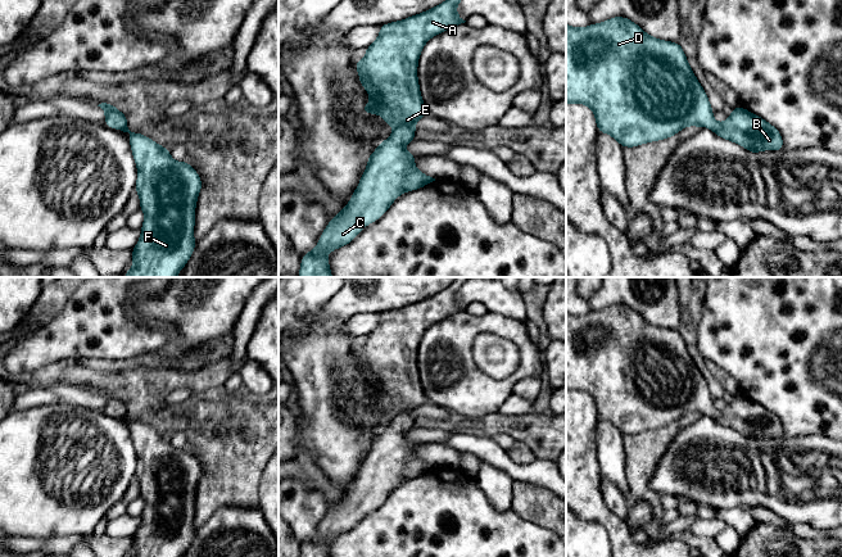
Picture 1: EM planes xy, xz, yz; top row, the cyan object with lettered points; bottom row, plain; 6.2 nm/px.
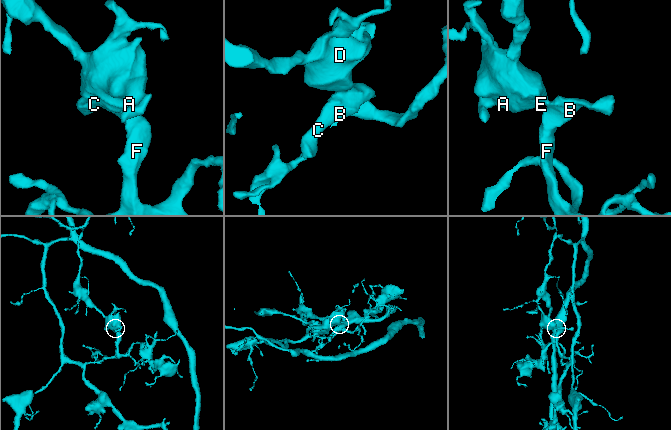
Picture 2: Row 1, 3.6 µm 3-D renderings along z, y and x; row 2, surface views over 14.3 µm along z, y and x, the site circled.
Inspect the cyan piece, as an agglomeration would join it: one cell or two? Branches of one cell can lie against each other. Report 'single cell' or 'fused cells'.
single cell

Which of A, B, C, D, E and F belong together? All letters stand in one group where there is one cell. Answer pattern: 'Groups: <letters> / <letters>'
Groups: A B C D E F

